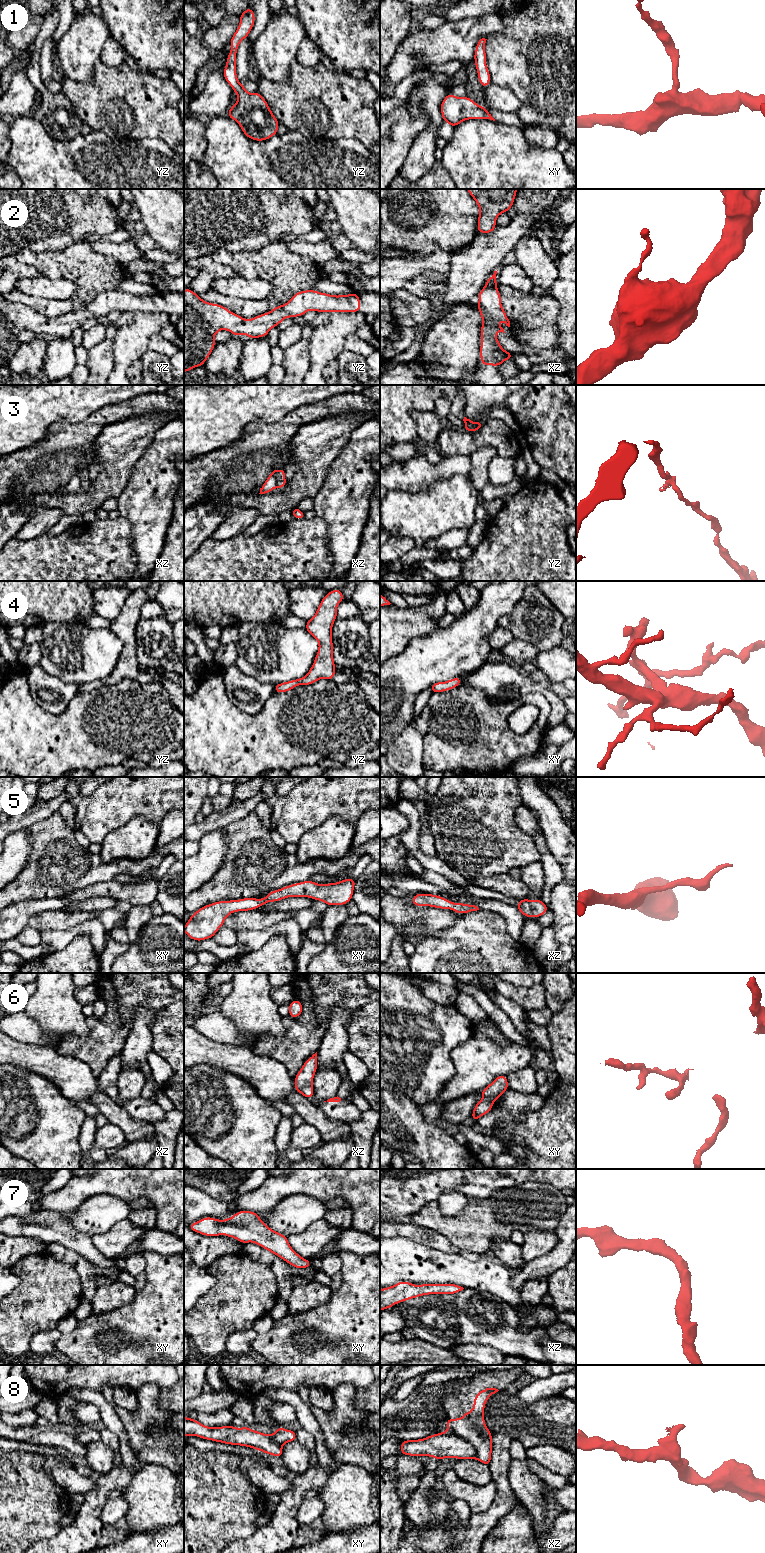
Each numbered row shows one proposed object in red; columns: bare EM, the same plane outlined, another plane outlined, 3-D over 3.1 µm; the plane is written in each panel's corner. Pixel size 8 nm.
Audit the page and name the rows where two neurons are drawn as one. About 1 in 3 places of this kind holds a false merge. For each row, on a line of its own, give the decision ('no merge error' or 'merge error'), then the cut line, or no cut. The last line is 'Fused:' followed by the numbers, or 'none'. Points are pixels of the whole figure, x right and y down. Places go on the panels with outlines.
1: no merge error; cut none
2: no merge error; cut none
3: merge error; cut xz (275, 470), (276, 486)
4: no merge error; cut none
5: no merge error; cut none
6: no merge error; cut none
7: no merge error; cut none
8: merge error; cut xz (448, 1430), (466, 1439), (474, 1447), (476, 1458)
Fused: 3, 8

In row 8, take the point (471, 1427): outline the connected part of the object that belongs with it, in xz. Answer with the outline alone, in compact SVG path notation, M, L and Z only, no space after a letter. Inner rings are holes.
M486 1388L476 1393L473 1409L461 1418L448 1418L448 1431L469 1441L476 1449L476 1459L489 1466L492 1454L492 1434L485 1425L484 1407L488 1398L498 1392L496 1388Z

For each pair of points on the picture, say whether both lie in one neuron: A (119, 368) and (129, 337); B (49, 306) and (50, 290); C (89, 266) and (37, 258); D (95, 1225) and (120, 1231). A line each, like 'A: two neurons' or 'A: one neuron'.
A: one neuron
B: two neurons
C: one neuron
D: two neurons

